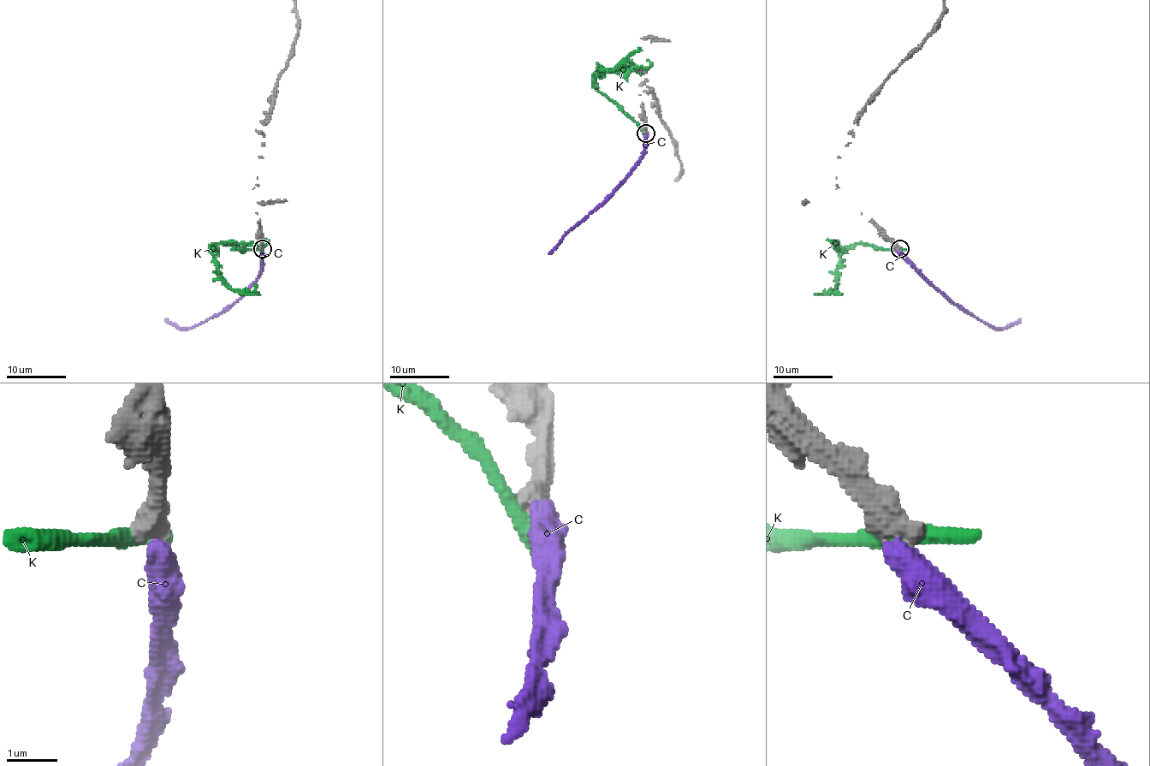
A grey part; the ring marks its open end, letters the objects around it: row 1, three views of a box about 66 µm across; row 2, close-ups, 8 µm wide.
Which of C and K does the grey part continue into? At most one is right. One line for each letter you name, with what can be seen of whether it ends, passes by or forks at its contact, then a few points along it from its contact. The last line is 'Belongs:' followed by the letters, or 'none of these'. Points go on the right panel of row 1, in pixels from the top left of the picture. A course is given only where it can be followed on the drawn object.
Belongs: none of these

